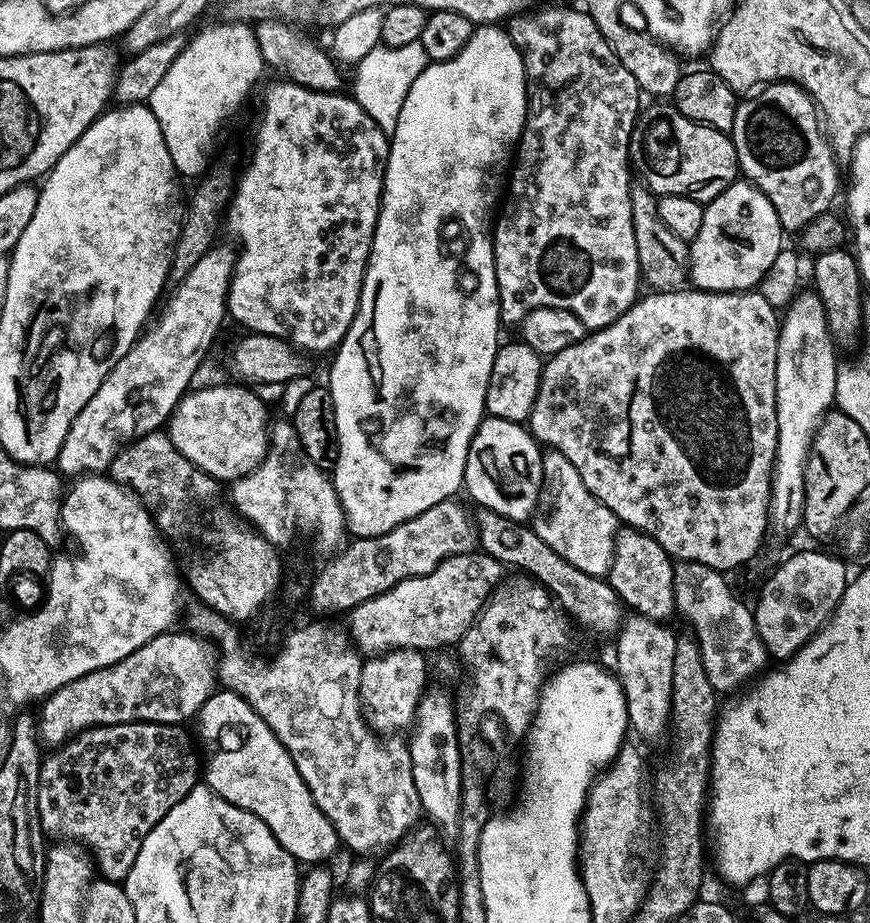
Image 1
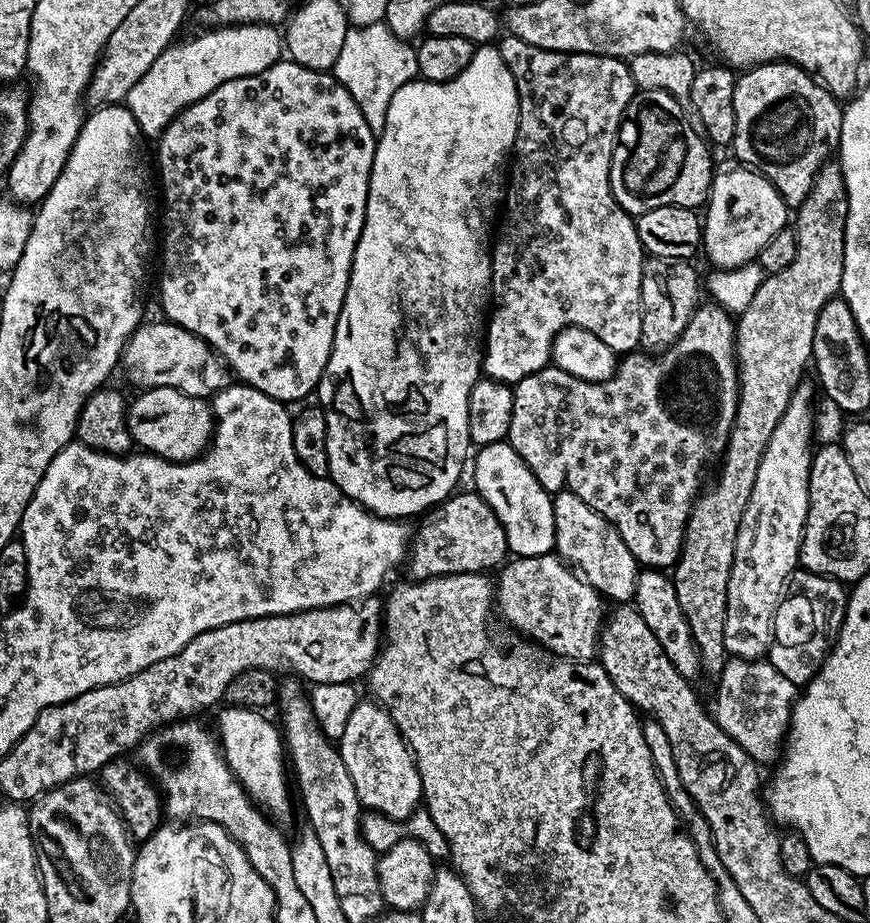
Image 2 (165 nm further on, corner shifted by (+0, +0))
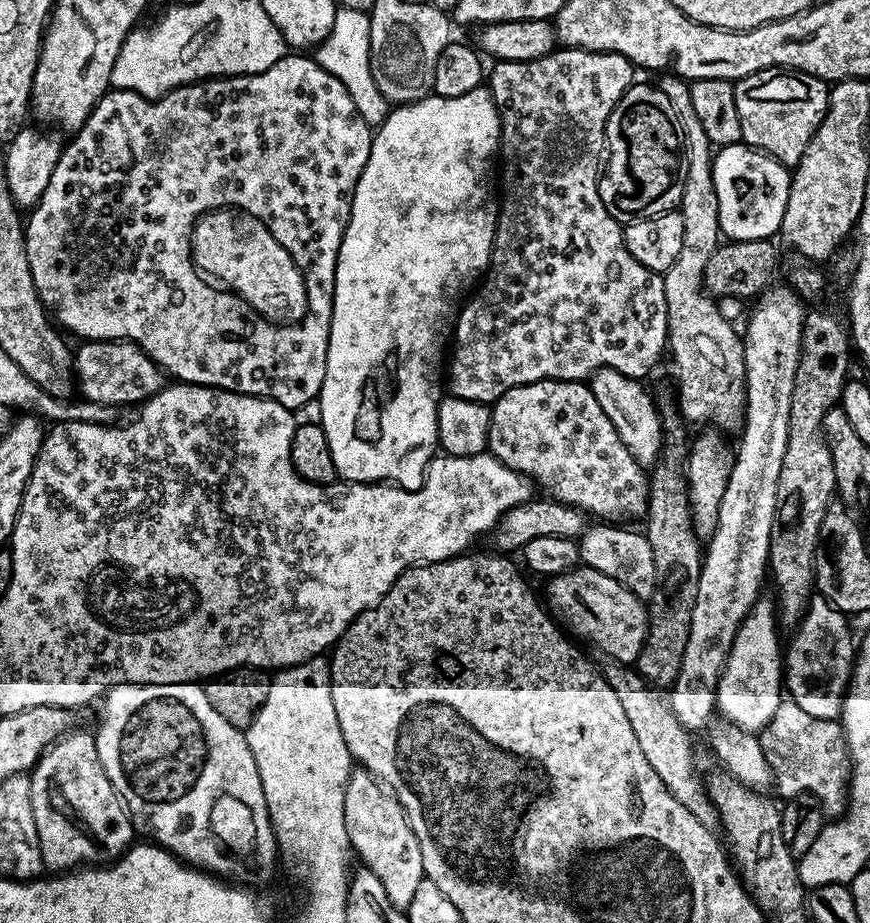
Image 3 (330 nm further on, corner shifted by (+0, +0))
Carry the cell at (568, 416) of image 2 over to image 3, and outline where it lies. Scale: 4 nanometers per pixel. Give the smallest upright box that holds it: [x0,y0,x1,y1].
[487,380,650,518]

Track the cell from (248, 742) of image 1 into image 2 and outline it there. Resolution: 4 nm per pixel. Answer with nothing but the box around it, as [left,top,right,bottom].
[215,705,292,824]

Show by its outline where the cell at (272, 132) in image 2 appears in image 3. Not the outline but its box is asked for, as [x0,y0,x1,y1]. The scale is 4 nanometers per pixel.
[24,54,374,409]

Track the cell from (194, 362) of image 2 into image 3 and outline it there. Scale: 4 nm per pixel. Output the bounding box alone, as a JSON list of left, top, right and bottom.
[74,340,166,405]

